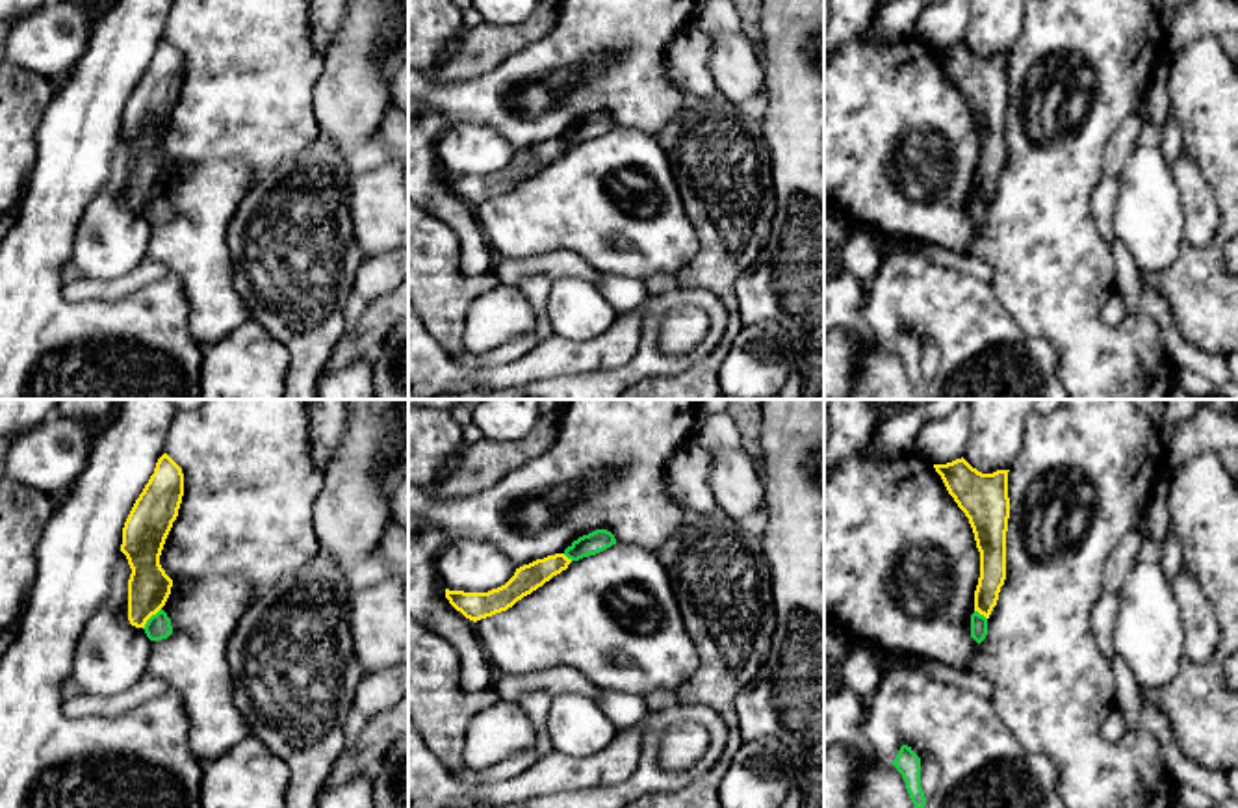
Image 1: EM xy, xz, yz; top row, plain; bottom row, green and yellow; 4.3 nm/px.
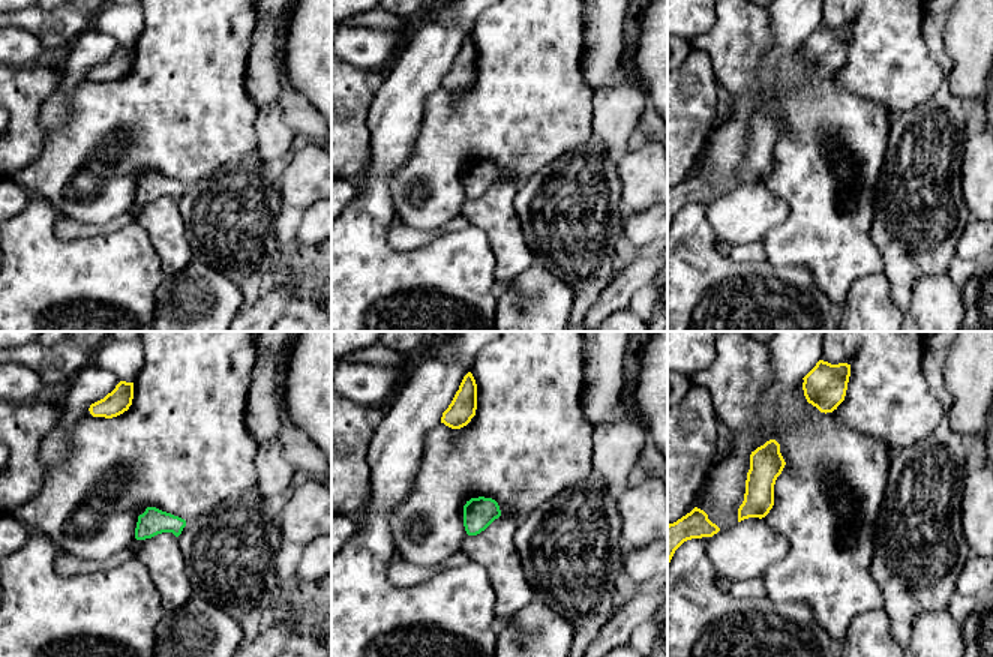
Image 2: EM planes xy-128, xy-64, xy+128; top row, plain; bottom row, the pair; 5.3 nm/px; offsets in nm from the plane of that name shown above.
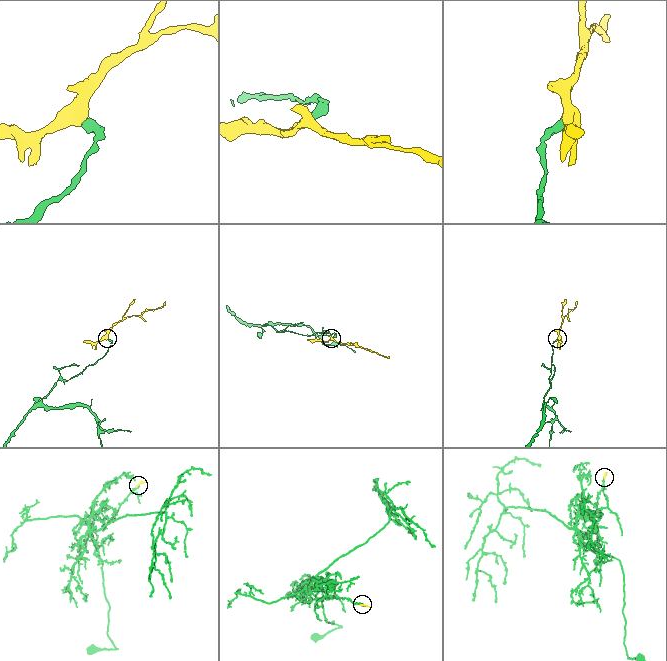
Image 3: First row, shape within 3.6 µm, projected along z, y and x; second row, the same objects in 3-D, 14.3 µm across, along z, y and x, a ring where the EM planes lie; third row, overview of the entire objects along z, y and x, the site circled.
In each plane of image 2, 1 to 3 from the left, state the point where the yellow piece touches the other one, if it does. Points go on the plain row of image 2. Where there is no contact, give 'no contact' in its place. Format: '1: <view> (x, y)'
1: no contact
2: no contact
3: no contact

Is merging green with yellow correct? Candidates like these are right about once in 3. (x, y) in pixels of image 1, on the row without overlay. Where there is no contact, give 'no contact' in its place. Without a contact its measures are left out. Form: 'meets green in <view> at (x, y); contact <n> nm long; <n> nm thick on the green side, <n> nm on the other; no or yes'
meets green in xy at (149, 203); contact 120 nm long; 110 nm thick on the green side, 190 nm on the other; no

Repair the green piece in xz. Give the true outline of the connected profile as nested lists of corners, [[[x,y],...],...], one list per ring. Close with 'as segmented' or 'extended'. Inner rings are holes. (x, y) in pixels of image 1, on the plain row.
[[[596,113],[588,119],[579,121],[574,124],[566,134],[564,139],[572,145],[579,145],[588,139],[596,139],[607,132],[616,128],[616,123],[611,115],[607,113]]] | as segmented

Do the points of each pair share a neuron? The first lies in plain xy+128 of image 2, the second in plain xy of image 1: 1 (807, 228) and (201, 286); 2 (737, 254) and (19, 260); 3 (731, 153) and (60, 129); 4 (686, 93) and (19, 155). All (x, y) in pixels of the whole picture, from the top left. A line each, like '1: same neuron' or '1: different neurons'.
1: same neuron
2: different neurons
3: same neuron
4: same neuron

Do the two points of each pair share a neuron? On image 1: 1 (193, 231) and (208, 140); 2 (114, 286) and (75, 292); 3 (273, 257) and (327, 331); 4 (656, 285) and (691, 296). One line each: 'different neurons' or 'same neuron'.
1: different neurons
2: same neuron
3: same neuron
4: different neurons

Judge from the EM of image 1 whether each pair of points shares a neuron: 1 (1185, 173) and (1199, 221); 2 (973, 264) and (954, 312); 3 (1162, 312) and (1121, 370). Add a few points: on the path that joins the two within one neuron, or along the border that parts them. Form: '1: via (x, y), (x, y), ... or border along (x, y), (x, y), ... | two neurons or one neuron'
1: via (1190, 184), (1194, 188), (1194, 210) | one neuron
2: border along (928, 259), (941, 266), (967, 272), (988, 285) | two neurons
3: border along (1129, 312), (1146, 312), (1157, 324), (1173, 361) | two neurons

